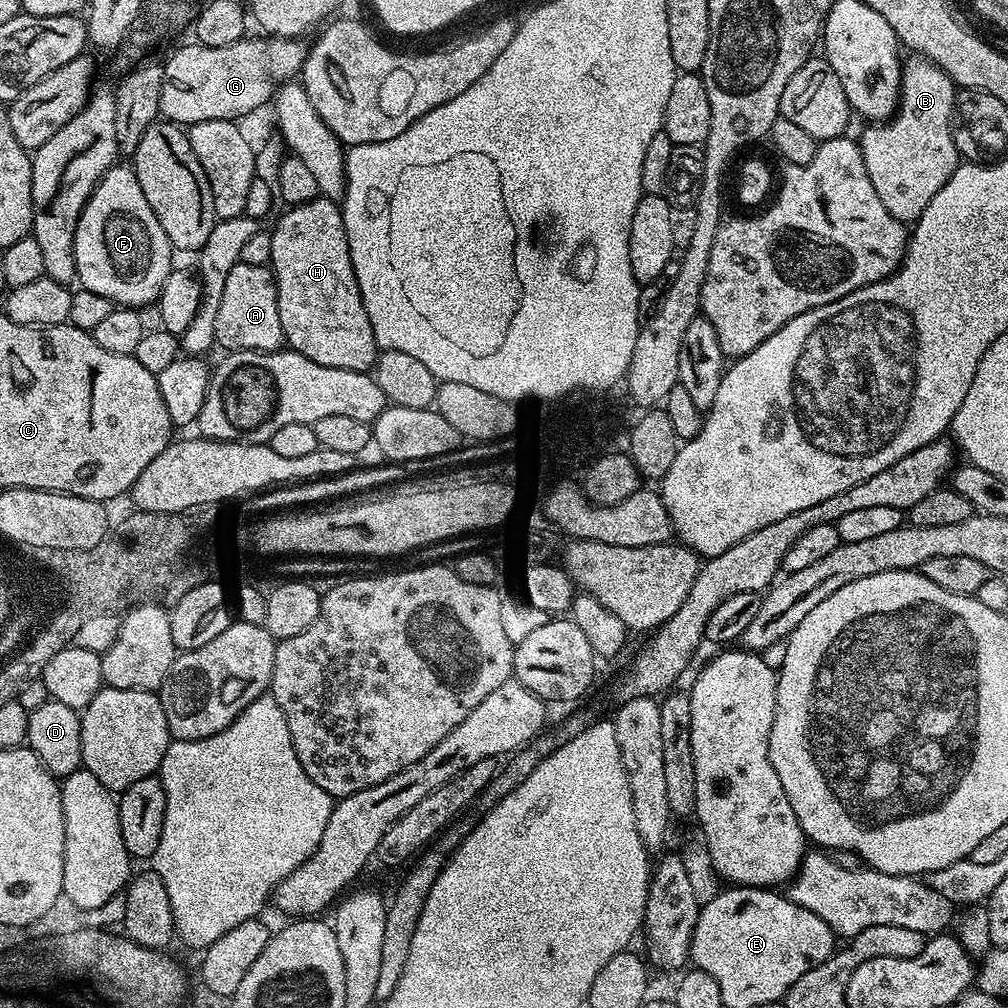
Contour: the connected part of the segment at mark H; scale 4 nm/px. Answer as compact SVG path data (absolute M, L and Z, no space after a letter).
M319 195L315 200L307 200L304 204L294 204L287 209L288 213L277 222L276 228L271 229L274 250L272 251L272 272L276 275L276 293L278 294L278 310L282 318L282 330L287 347L293 352L301 352L310 362L318 362L318 366L337 368L338 370L354 370L355 372L368 372L375 369L378 349L374 330L370 322L370 314L366 314L366 306L362 302L362 294L358 290L358 278L354 278L354 262L350 262L350 246L344 229L344 213L341 205L327 196Z

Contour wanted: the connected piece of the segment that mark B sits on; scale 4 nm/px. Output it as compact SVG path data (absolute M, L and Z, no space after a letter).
M909 55L900 69L900 102L894 115L887 122L872 122L867 125L858 143L862 150L862 162L866 162L866 174L874 186L878 198L882 198L882 206L894 214L894 218L905 222L914 222L930 206L930 198L946 186L948 179L961 163L962 157L956 151L956 143L952 137L954 113L956 111L956 93L958 89L934 62L925 56Z

